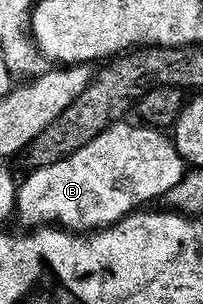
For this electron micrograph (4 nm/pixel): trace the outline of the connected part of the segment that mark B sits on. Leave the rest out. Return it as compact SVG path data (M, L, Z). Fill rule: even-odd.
M144 123L113 125L99 139L87 143L83 151L75 151L51 167L33 169L26 181L20 182L17 191L16 220L21 220L26 230L36 231L46 227L56 227L78 235L88 235L108 229L140 210L149 207L152 201L160 202L187 176L187 166L179 155L177 146L162 130Z

